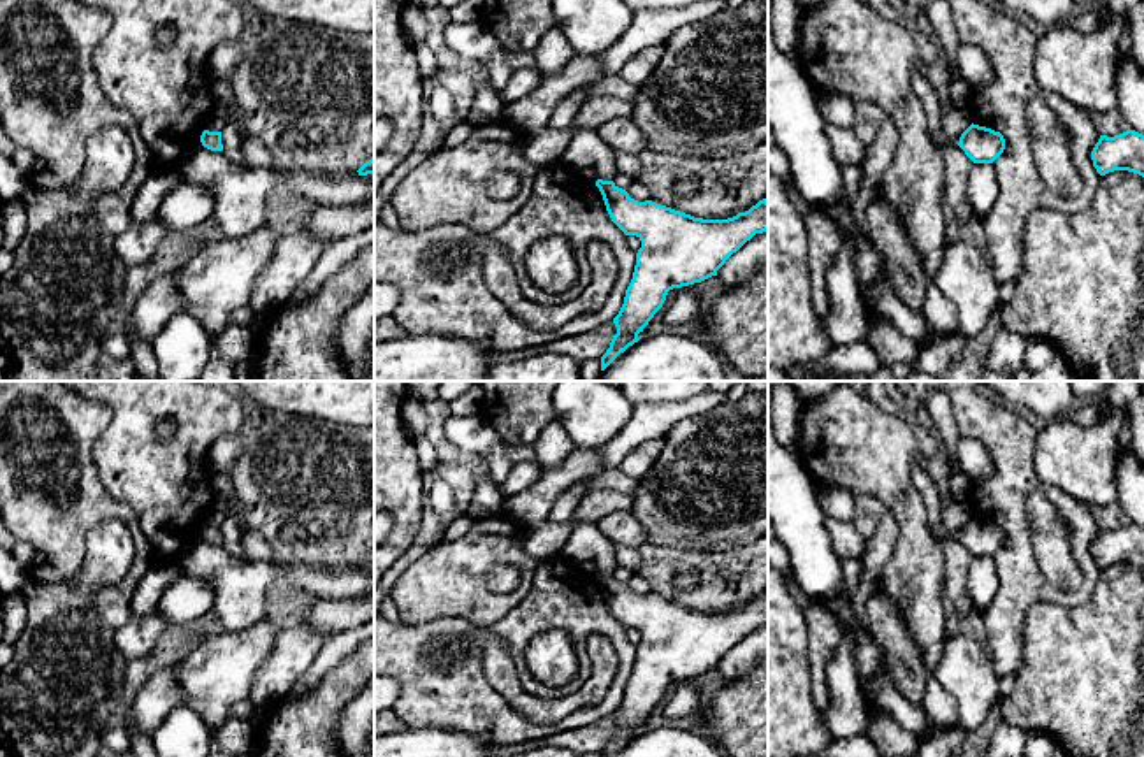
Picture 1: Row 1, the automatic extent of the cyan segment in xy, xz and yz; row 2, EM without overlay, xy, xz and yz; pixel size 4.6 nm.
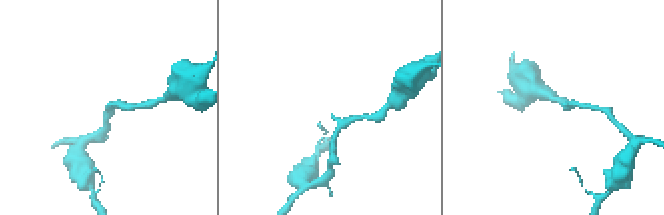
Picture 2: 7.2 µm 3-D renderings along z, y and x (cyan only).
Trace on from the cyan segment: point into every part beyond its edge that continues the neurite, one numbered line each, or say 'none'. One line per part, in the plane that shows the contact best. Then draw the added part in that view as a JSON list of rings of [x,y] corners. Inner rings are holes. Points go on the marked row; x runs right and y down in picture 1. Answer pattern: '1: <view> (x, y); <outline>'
none

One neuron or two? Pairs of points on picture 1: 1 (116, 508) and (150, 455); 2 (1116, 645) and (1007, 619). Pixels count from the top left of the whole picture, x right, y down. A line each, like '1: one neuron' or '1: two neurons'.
1: two neurons
2: two neurons

